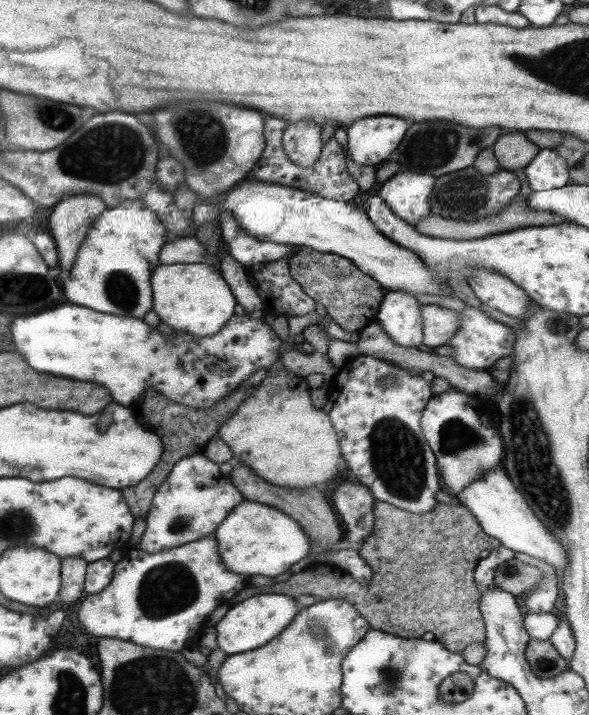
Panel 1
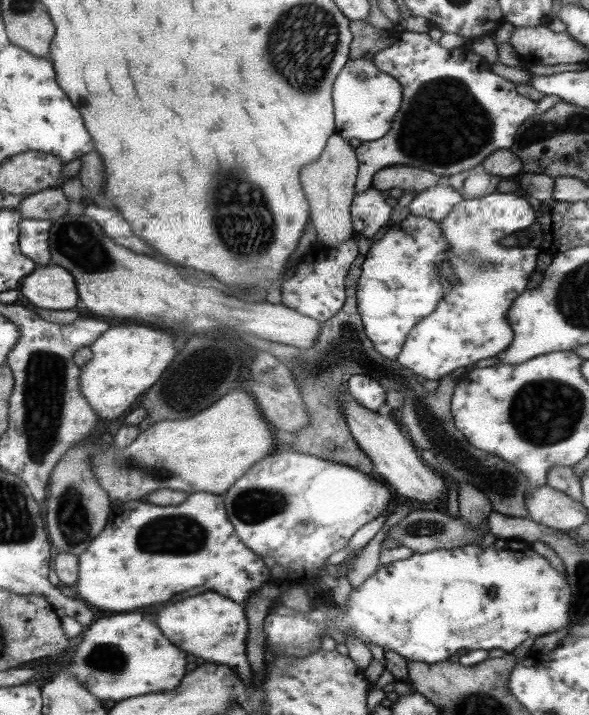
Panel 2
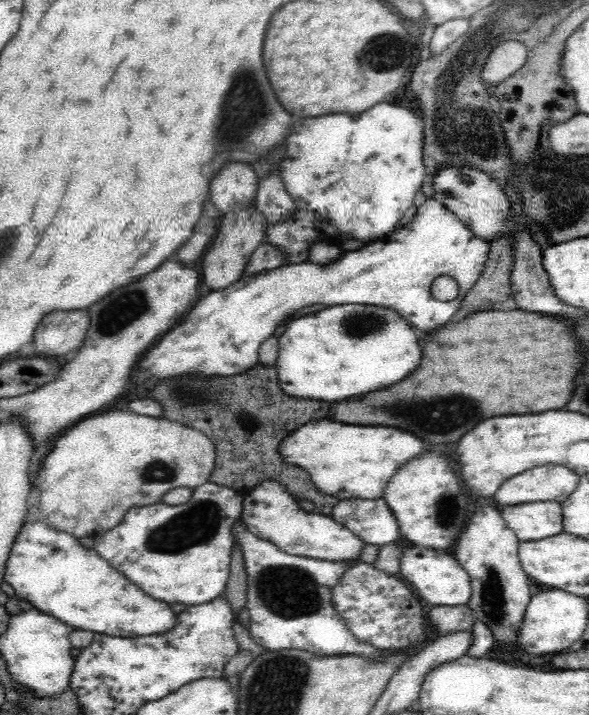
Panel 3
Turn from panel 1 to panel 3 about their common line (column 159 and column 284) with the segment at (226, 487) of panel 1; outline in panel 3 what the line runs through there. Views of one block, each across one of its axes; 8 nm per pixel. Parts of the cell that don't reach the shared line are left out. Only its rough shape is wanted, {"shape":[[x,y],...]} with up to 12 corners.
{"shape":[[276,480],[242,494],[250,534],[312,560],[360,560],[364,542],[300,508]]}

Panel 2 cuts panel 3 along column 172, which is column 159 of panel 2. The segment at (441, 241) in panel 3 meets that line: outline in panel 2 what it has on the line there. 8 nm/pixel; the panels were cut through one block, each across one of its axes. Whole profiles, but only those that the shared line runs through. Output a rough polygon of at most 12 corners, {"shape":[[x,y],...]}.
{"shape":[[115,324],[91,344],[81,392],[113,420],[175,356],[173,336]]}

